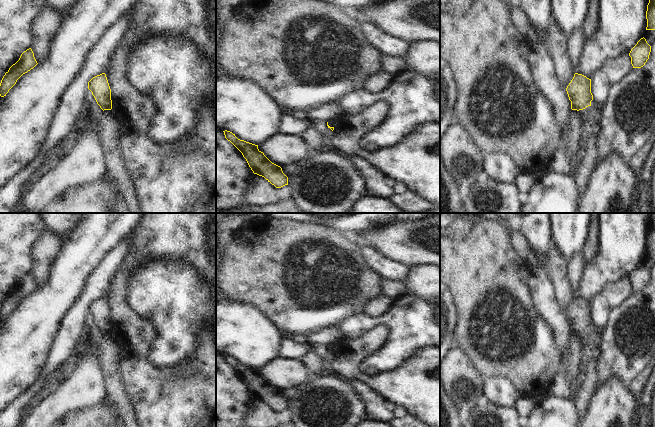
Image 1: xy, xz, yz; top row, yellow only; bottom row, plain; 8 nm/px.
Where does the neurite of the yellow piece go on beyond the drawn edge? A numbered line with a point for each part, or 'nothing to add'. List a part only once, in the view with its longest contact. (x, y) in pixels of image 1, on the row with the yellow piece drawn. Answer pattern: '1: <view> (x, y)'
nothing to add

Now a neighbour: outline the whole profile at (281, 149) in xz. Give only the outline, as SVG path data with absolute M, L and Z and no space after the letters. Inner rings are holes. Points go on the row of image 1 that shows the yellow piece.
M278 132L258 144L258 149L272 163L283 167L307 156L309 147L301 137Z

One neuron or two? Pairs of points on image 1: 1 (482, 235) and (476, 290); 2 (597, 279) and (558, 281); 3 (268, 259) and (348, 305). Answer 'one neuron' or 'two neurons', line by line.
1: one neuron
2: two neurons
3: one neuron

